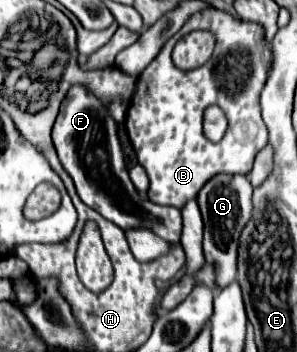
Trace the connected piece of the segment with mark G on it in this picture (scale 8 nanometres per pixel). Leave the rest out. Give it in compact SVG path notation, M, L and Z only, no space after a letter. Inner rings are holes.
M244 175L212 177L198 193L198 205L204 219L204 257L218 267L218 289L222 289L236 279L240 233L252 219L252 185Z

